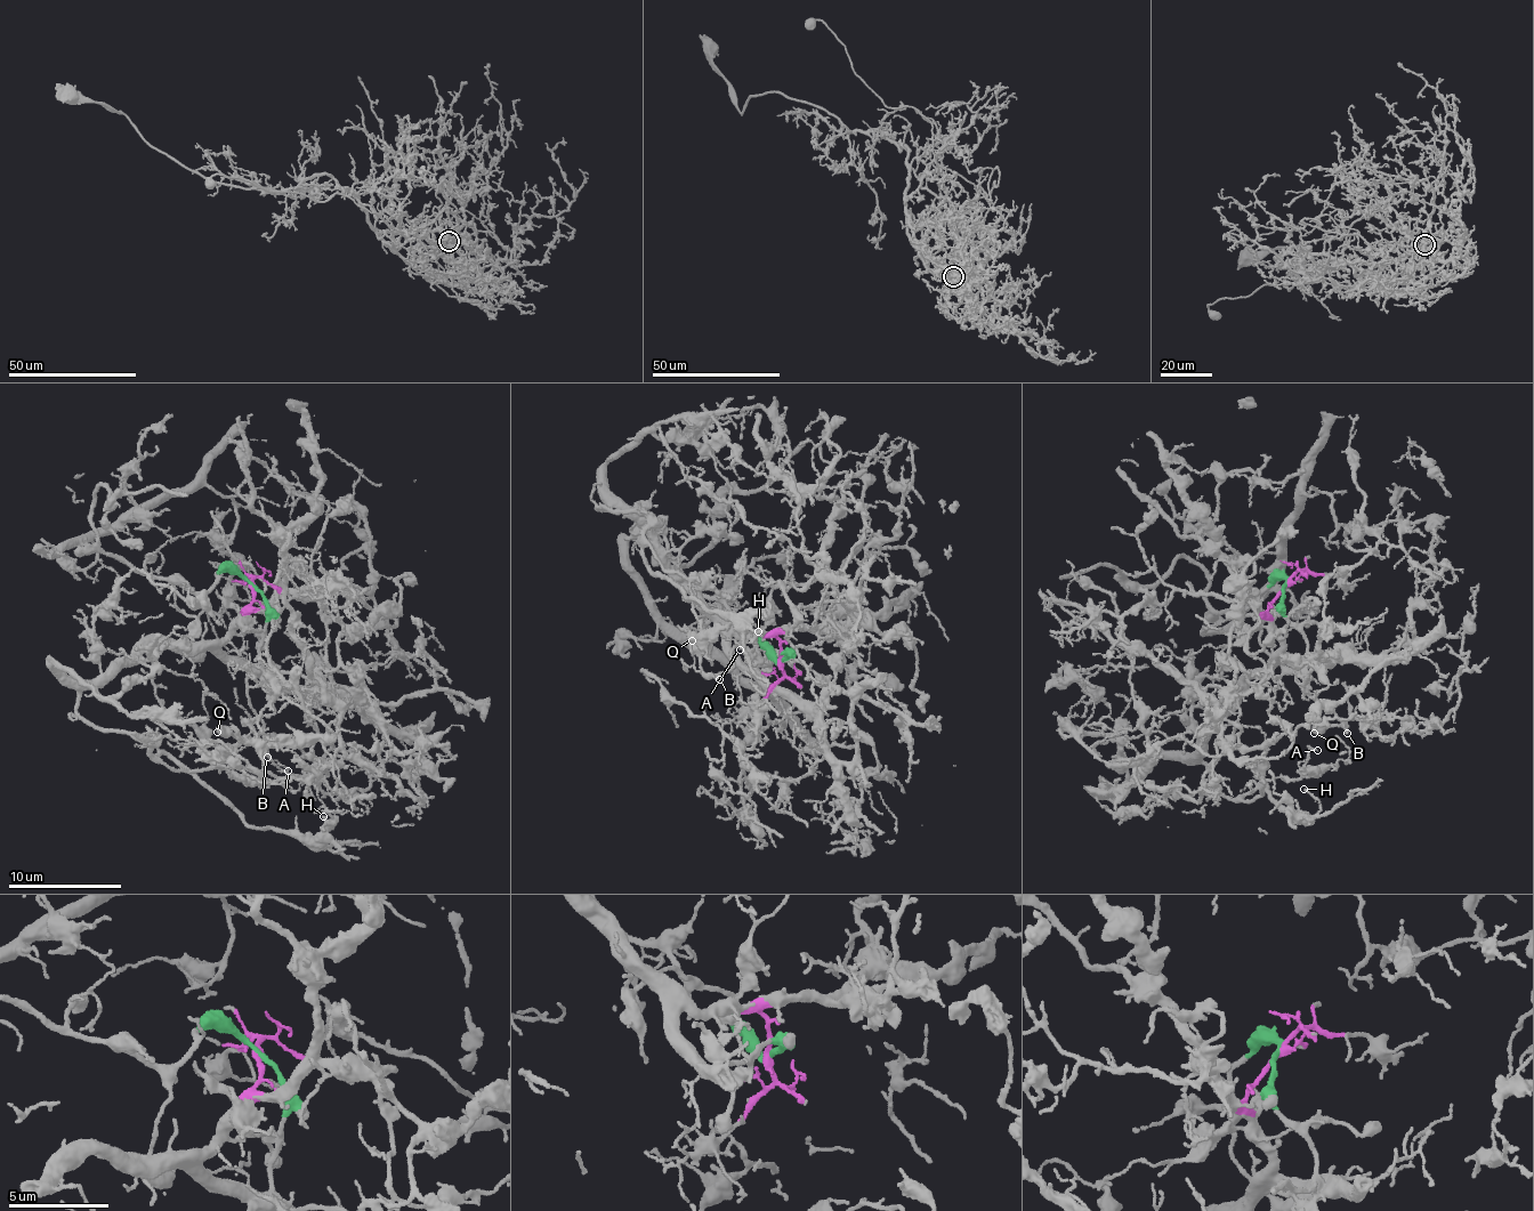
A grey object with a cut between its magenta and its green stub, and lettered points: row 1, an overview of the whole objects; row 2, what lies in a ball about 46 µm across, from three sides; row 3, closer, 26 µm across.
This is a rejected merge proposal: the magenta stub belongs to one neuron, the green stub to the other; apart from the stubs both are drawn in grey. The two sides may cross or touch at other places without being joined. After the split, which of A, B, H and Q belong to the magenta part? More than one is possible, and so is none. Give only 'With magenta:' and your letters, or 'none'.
With magenta: A, H

